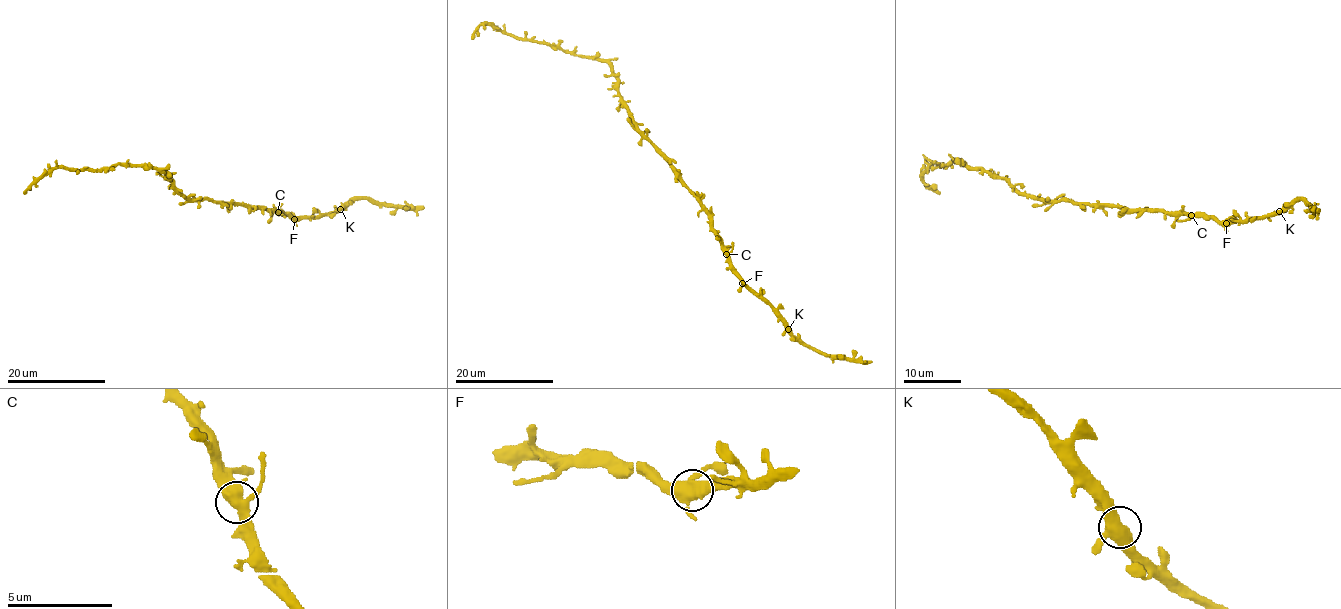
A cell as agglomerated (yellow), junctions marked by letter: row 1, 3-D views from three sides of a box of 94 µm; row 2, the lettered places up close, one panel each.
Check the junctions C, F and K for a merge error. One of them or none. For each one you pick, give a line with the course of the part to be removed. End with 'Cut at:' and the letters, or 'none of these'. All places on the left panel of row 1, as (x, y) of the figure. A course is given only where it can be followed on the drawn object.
Cut at: none of these

